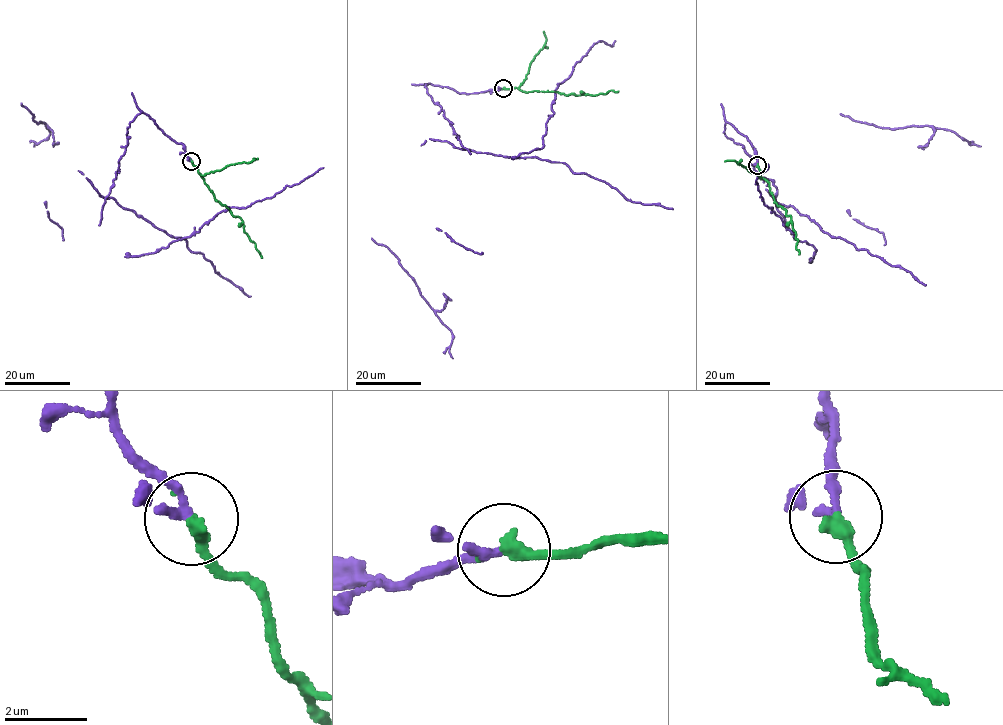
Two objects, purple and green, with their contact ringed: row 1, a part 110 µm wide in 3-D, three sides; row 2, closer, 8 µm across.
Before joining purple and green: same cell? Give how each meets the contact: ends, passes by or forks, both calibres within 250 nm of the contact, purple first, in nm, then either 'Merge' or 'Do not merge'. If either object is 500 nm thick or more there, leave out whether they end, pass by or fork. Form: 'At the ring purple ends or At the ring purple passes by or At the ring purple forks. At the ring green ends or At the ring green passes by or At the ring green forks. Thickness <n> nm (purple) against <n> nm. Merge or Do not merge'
At the ring purple passes by. At the ring green ends. Thickness 180 nm (purple) against 320 nm. Merge

